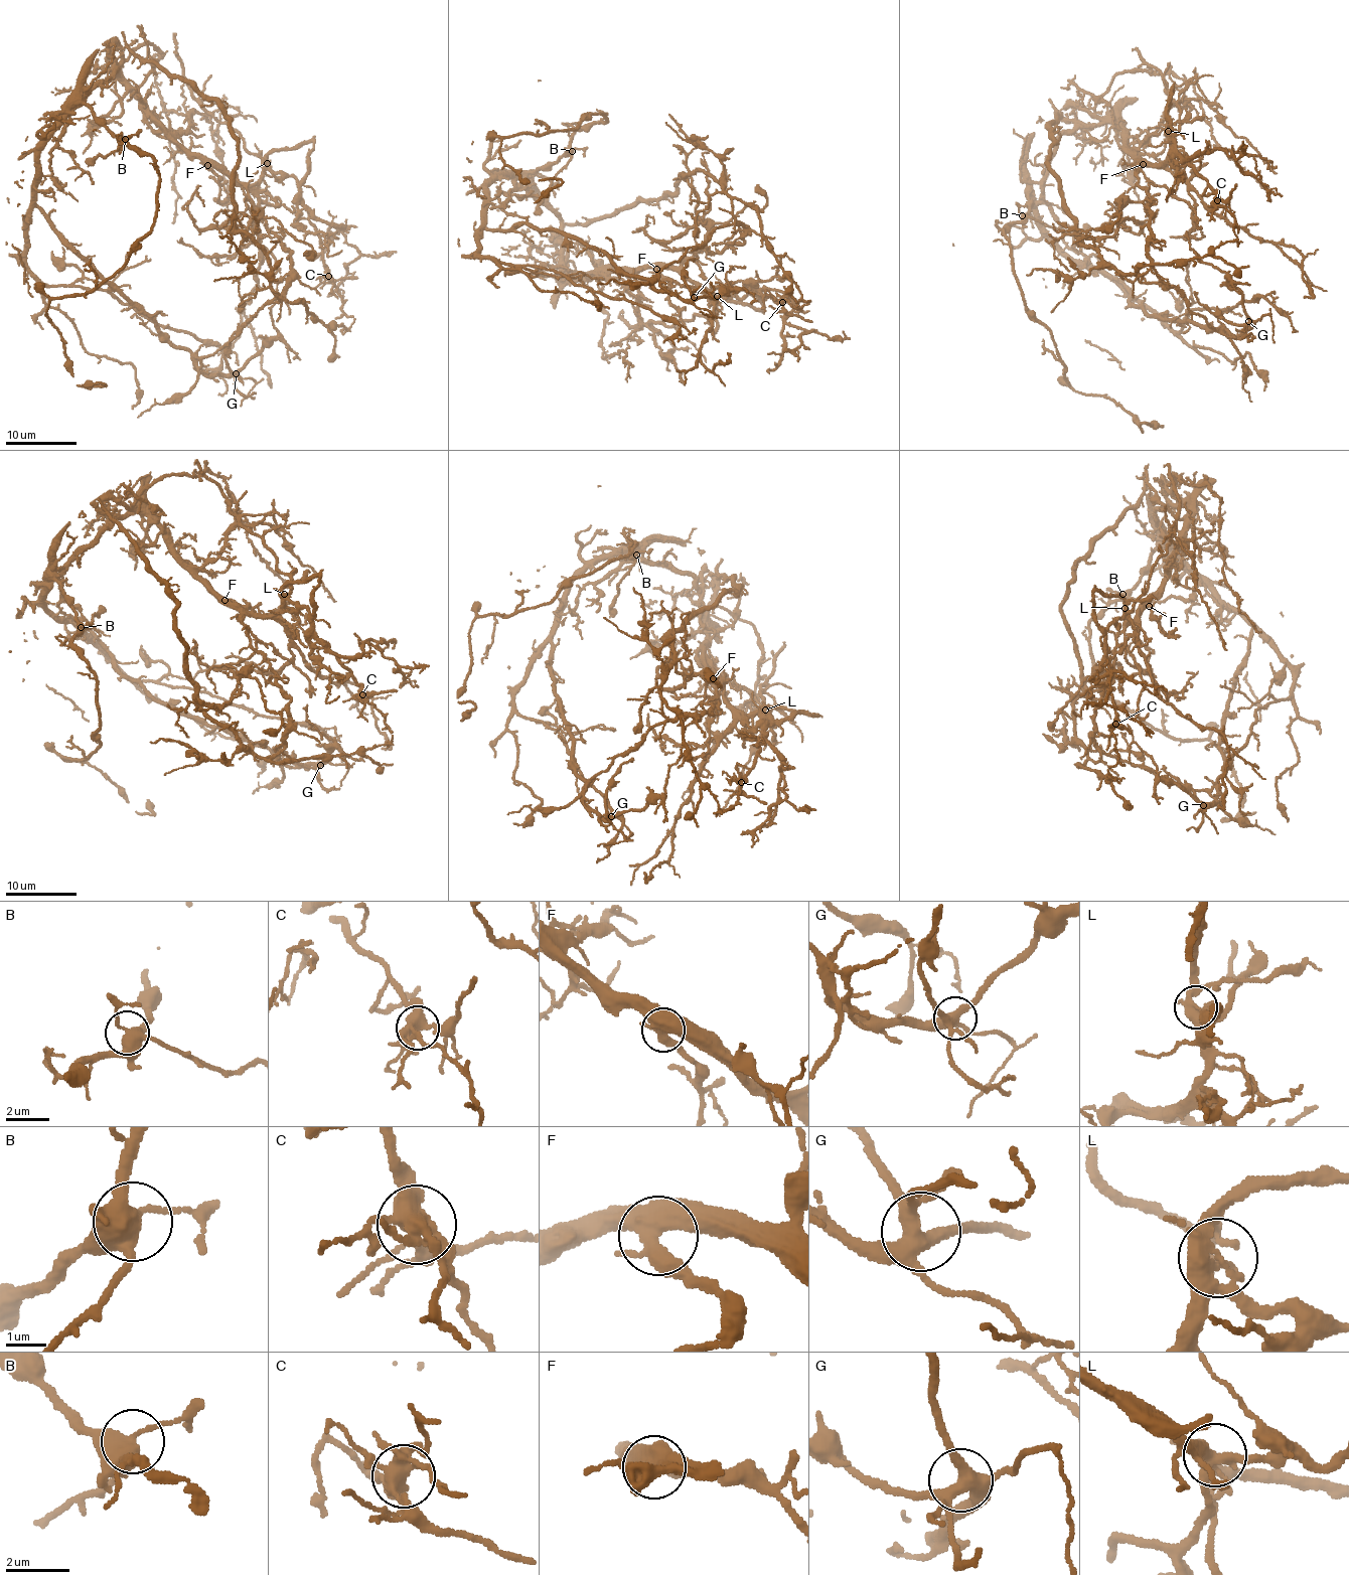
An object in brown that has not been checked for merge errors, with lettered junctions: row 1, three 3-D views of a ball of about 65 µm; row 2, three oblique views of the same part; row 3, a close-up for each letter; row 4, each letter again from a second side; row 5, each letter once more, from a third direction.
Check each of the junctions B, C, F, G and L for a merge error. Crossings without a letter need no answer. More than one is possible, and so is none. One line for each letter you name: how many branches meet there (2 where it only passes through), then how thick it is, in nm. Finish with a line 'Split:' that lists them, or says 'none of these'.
L: 5 | 380 nm
Split: L

